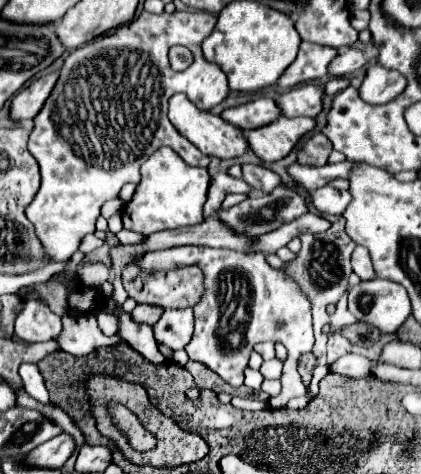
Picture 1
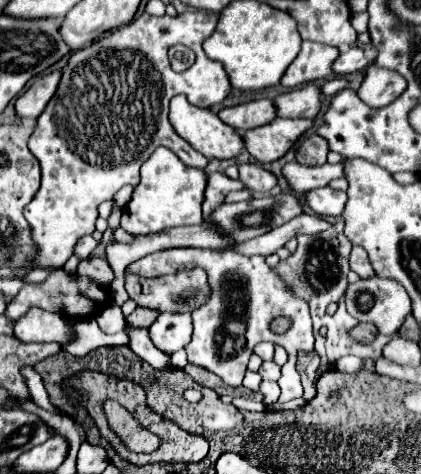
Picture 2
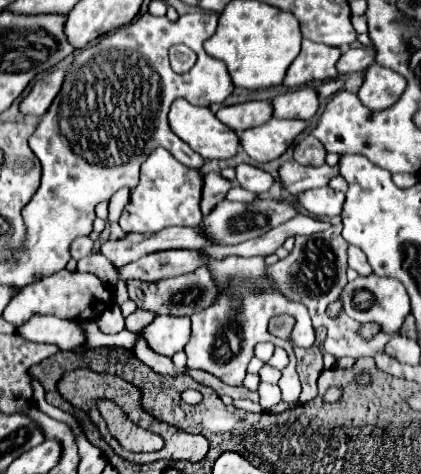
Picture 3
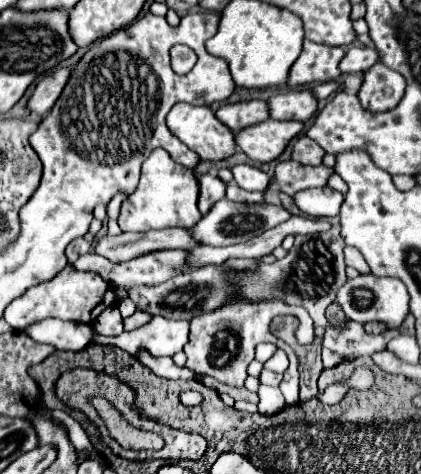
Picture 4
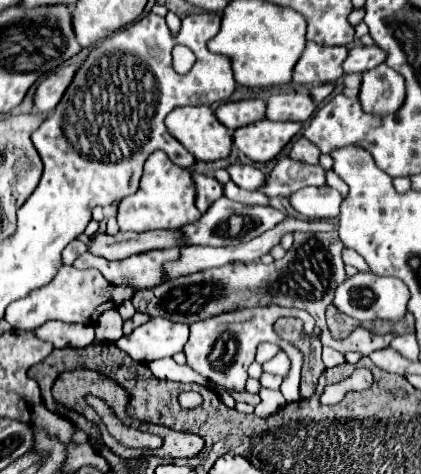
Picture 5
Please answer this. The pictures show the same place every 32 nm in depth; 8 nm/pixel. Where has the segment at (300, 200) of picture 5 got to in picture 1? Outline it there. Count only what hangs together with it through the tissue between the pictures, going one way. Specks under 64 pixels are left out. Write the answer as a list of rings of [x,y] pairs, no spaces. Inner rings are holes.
[[[324,186],[312,192],[312,204],[322,214],[334,214],[340,216],[344,208],[350,204],[352,196],[348,190],[336,190],[332,186]]]

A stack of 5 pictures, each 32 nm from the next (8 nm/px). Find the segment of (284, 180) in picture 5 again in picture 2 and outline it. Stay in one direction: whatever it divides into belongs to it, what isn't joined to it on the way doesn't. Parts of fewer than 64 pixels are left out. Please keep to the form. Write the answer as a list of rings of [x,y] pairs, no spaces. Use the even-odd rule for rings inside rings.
[[[290,162],[284,166],[284,176],[288,178],[294,192],[310,192],[314,188],[326,186],[334,178],[344,178],[344,164],[324,164],[324,166],[302,166]]]

